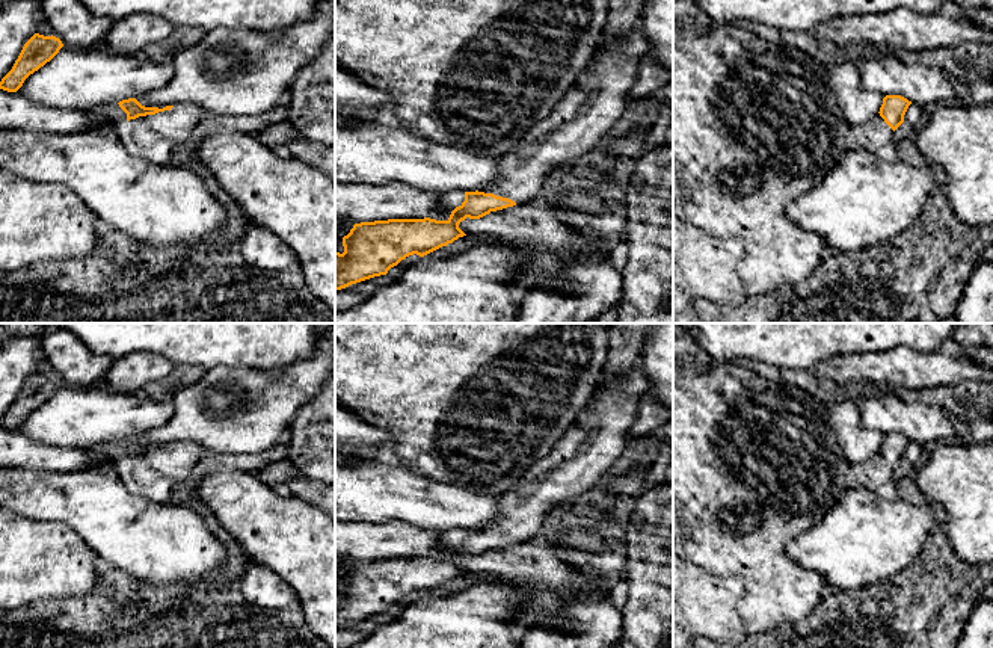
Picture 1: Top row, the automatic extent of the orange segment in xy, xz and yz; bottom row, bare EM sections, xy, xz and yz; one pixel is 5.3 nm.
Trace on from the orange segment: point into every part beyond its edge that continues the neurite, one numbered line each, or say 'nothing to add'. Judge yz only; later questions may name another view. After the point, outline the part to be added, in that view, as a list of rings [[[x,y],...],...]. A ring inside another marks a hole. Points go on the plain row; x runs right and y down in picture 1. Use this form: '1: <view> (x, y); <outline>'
1: yz (874, 473); [[[880,452],[859,464],[850,464],[847,488],[857,485],[868,488],[880,498],[896,498],[893,468],[884,461]]]

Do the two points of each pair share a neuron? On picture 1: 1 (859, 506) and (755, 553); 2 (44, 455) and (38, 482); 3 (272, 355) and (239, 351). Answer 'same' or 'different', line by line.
1: different
2: different
3: same

